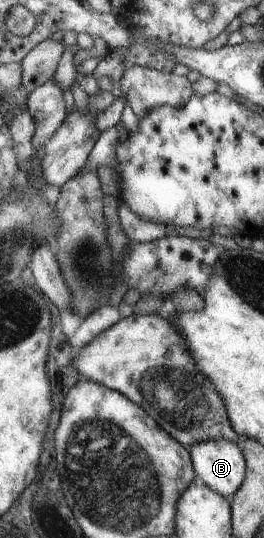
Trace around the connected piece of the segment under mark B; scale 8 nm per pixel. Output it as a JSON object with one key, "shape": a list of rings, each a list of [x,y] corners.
{"shape":[[[211,439],[188,448],[200,483],[230,502],[245,479],[246,460],[241,449],[225,439]]]}

